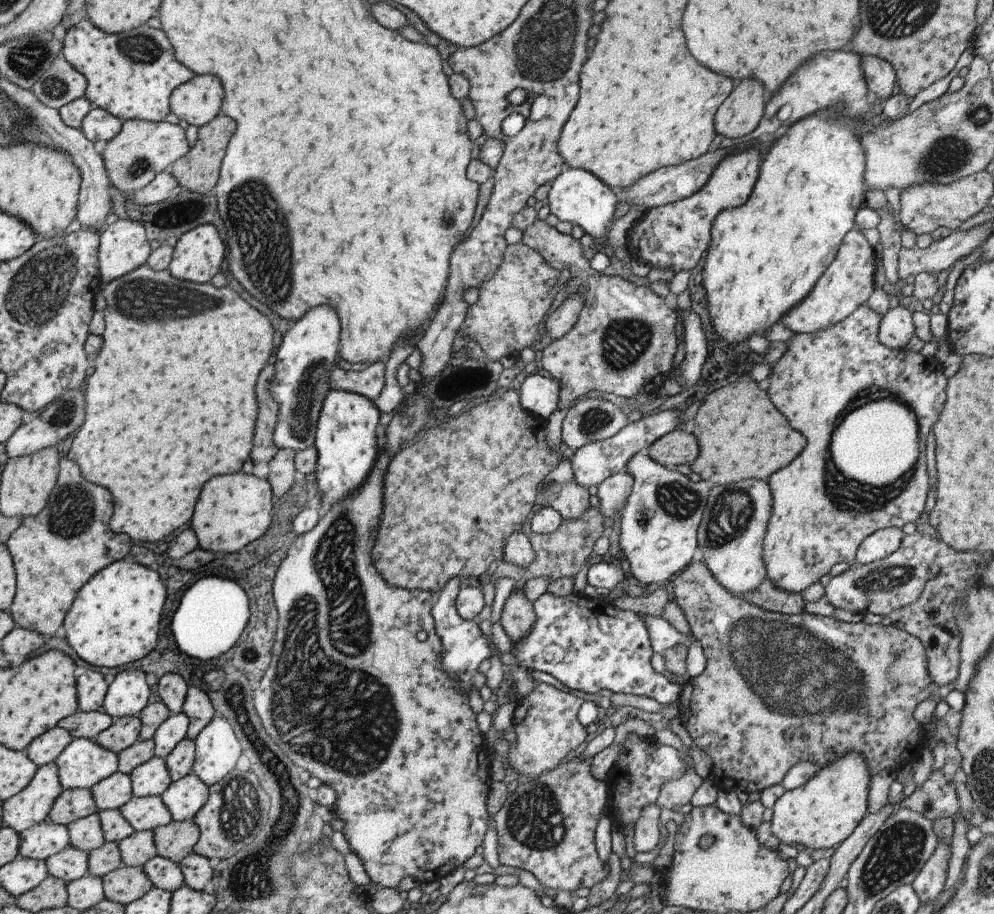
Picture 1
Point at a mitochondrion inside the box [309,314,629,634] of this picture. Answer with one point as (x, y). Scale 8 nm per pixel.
(595, 418)

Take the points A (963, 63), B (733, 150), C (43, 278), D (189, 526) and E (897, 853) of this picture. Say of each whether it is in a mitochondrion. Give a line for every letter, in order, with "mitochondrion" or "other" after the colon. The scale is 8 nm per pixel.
A: other
B: other
C: mitochondrion
D: other
E: mitochondrion

